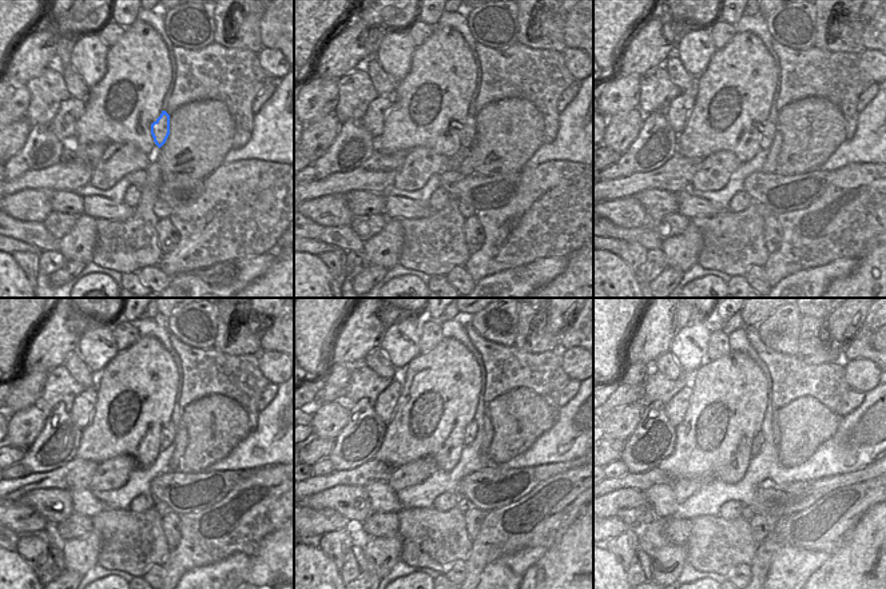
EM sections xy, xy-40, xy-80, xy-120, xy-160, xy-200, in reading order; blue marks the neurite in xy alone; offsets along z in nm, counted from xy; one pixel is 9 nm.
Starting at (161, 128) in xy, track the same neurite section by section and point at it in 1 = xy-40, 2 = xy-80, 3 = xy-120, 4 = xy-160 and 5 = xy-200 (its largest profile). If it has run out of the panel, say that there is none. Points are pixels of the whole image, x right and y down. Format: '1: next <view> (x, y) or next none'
1: next xy-40 (468, 126)
2: next xy-80 (767, 130)
3: next xy-120 (167, 436)
4: next xy-160 (471, 430)
5: next xy-200 (758, 442)

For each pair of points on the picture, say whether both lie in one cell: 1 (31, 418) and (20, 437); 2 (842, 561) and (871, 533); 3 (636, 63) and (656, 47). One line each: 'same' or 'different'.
1: same
2: same
3: same

